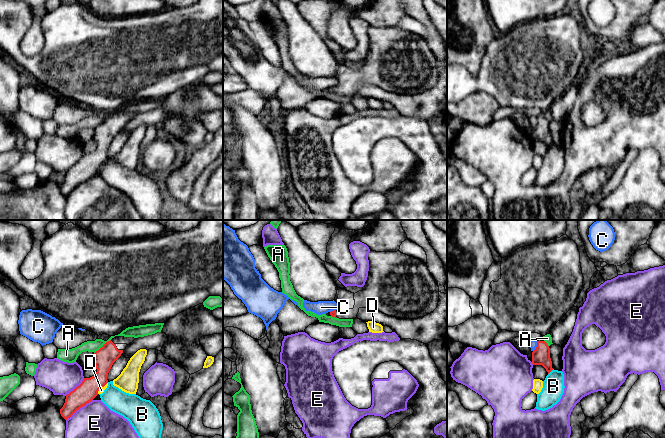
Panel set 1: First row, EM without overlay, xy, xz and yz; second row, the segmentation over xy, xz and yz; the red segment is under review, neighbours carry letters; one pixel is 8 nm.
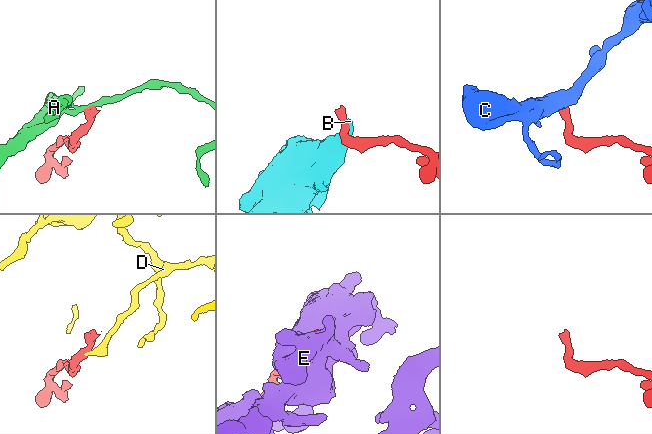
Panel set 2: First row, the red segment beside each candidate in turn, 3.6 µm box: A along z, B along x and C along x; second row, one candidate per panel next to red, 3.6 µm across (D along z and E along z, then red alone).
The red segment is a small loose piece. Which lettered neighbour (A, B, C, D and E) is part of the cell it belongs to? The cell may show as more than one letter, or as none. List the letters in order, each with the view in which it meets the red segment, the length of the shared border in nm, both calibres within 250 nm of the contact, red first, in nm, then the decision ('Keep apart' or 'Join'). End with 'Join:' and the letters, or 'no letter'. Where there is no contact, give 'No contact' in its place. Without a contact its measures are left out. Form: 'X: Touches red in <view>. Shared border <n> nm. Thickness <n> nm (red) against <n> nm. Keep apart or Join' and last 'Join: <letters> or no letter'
A: Touches red in xy. Shared border 180 nm. Thickness 160 nm (red) against 100 nm. Keep apart
B: Touches red in yz. Shared border 60 nm. Thickness 140 nm (red) against 180 nm. Keep apart
C: Touches red in yz. Shared border 90 nm. Thickness 140 nm (red) against 60 nm. Keep apart
D: Touches red in xy. Shared border 130 nm. Thickness 160 nm (red) against 50 nm. Keep apart
E: Touches red in xy. Shared border 280 nm. Thickness 160 nm (red) against 480 nm. Keep apart
Join: no letter

